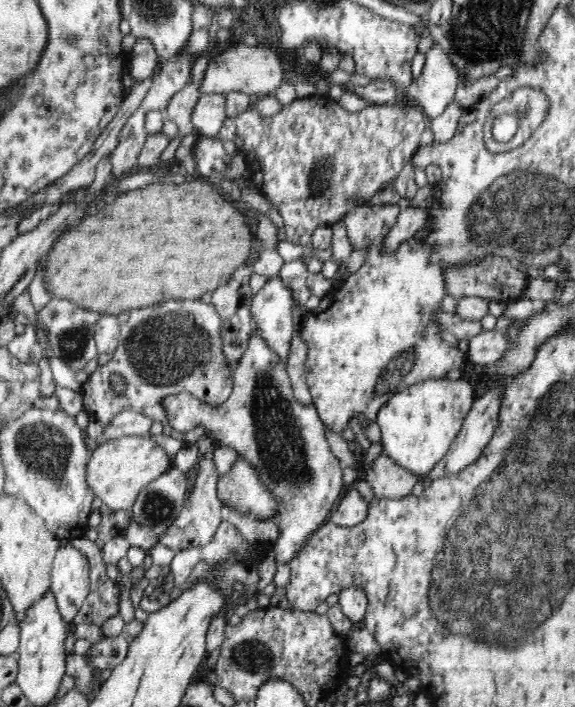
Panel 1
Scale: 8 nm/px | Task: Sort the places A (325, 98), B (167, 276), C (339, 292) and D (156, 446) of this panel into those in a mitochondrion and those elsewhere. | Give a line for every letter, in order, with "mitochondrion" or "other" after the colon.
A: other
B: other
C: other
D: other

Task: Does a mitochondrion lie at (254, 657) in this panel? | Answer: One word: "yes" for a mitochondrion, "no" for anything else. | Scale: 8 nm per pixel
yes

